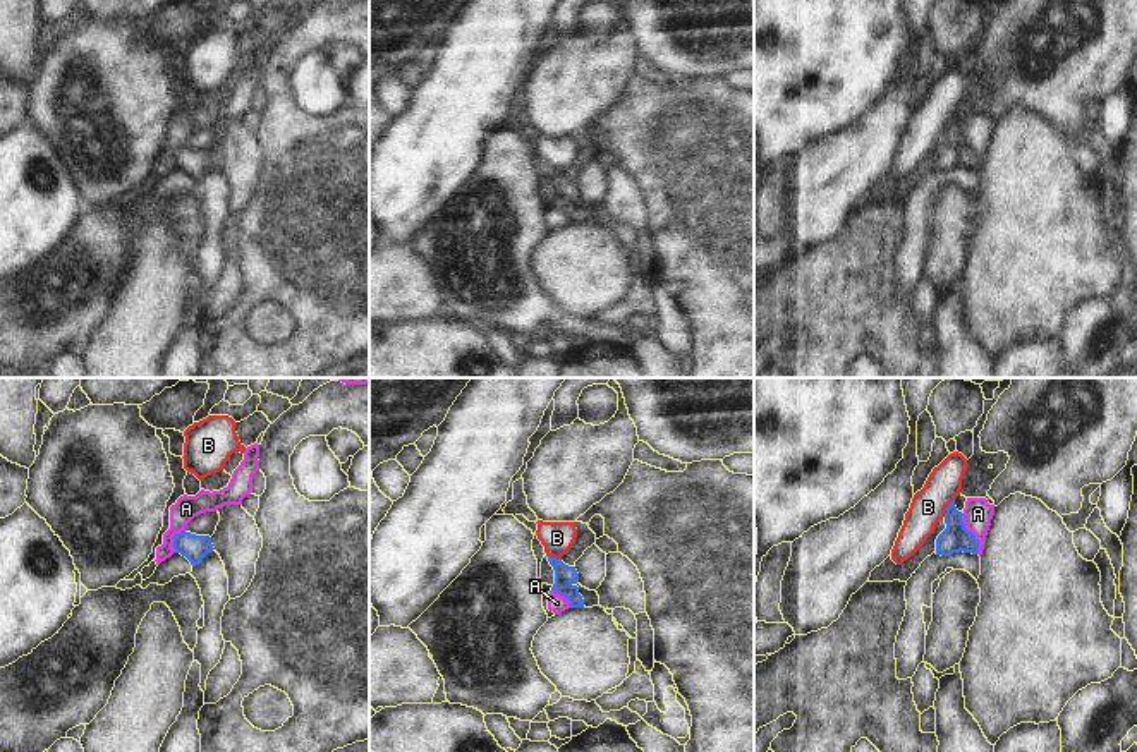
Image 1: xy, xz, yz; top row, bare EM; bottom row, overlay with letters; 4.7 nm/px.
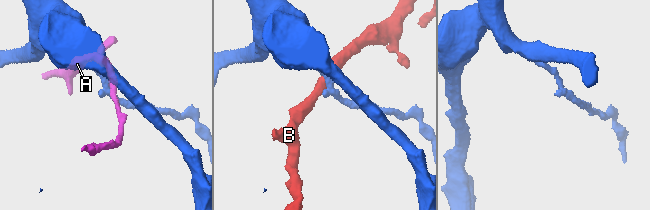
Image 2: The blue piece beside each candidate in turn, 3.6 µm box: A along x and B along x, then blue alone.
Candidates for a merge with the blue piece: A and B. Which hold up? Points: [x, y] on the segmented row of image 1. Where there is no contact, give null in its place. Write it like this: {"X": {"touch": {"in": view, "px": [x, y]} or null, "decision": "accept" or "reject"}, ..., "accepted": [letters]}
{"A": {"touch": {"in": "yz", "px": [972, 534]}, "decision": "reject"}, "B": {"touch": {"in": "yz", "px": [948, 507]}, "decision": "reject"}, "accepted": []}

